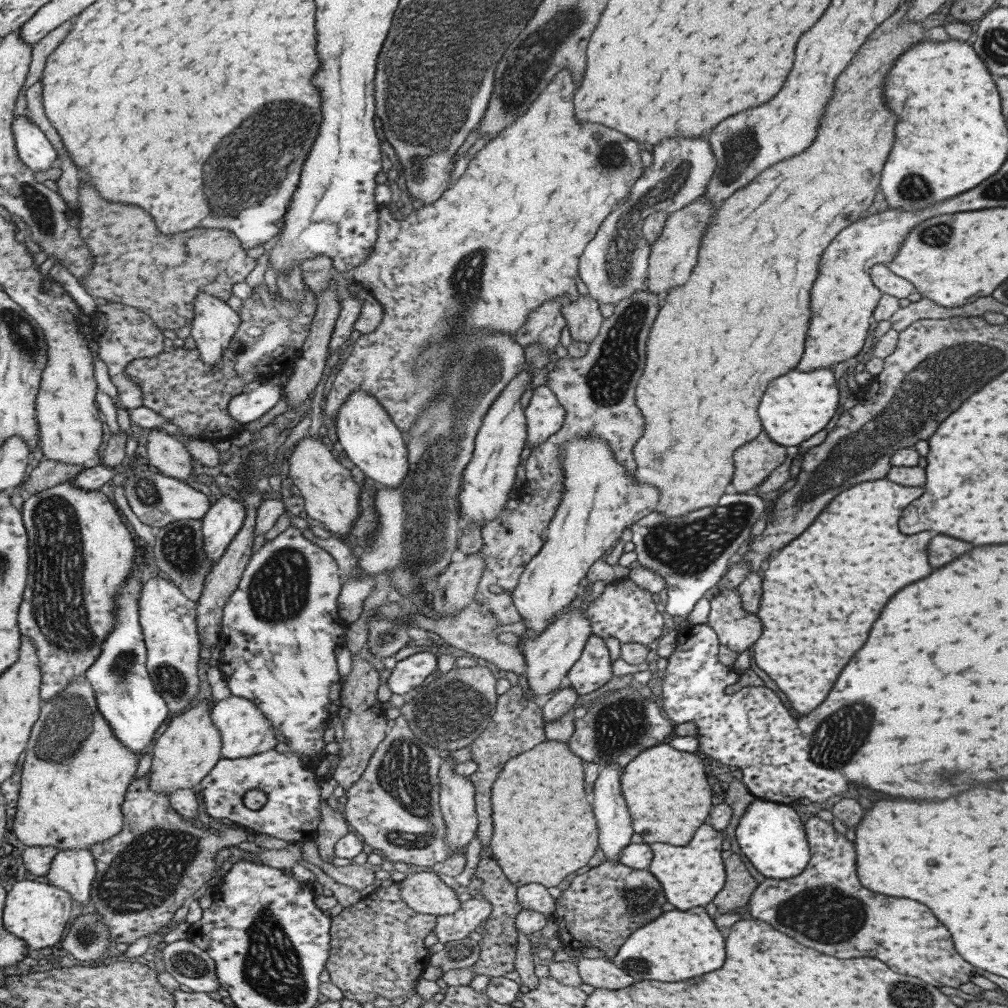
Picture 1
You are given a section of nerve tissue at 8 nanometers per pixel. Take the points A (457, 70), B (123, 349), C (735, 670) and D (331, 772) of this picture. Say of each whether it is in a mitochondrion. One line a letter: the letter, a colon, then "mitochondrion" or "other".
A: mitochondrion
B: other
C: other
D: other

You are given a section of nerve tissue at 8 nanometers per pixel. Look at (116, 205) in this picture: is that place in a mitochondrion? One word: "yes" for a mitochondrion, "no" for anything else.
no

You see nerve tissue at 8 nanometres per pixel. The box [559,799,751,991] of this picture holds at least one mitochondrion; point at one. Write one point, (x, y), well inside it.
(638, 901)

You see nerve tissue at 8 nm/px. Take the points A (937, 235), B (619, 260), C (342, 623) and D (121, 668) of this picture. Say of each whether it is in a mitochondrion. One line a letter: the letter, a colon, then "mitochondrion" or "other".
A: mitochondrion
B: mitochondrion
C: other
D: mitochondrion

